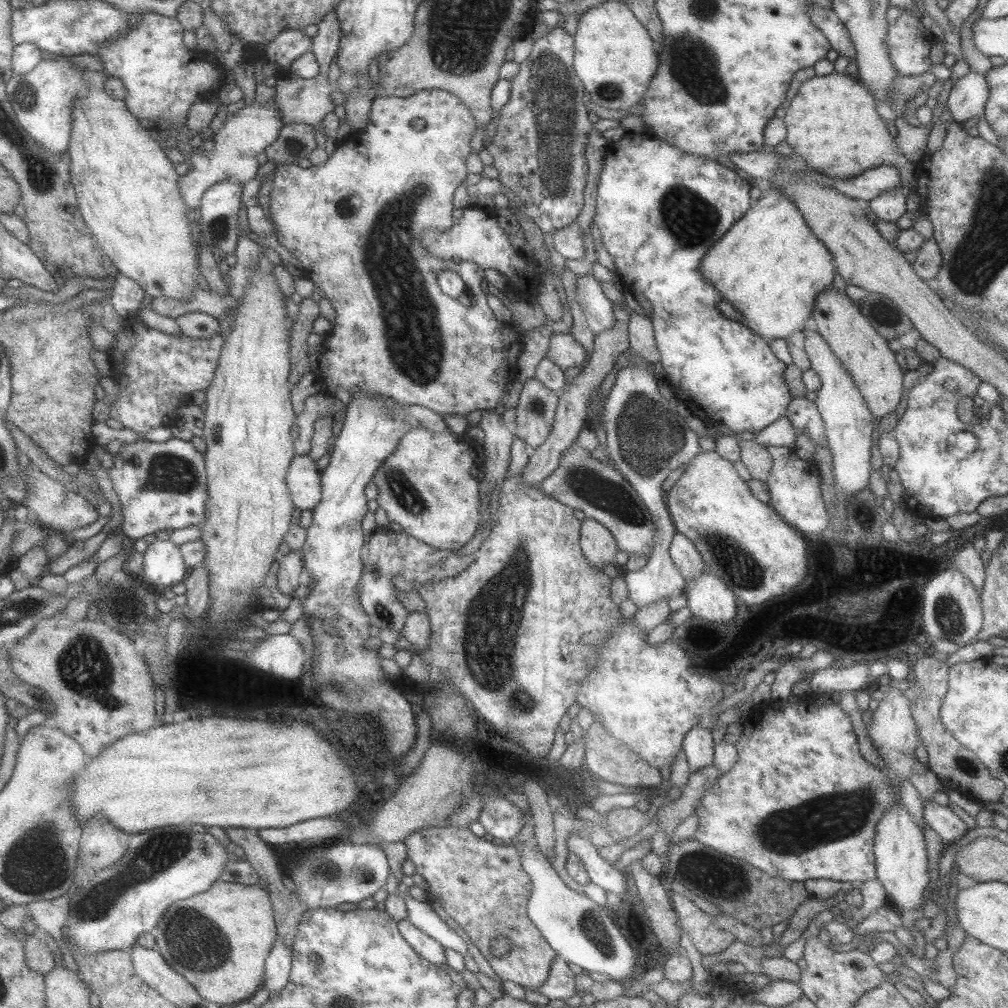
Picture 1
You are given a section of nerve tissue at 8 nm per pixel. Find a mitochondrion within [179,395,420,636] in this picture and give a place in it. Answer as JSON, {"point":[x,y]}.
{"point":[383,613]}

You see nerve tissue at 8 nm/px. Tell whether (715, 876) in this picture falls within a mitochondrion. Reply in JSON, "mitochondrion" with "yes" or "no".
{"mitochondrion":"yes"}

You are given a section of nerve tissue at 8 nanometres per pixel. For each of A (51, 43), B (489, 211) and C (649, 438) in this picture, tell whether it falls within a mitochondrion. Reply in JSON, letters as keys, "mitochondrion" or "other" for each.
{"A":"other","B":"other","C":"mitochondrion"}

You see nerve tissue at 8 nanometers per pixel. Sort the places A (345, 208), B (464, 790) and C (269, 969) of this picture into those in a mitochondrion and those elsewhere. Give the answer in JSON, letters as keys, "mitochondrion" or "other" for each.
{"A":"other","B":"mitochondrion","C":"other"}

